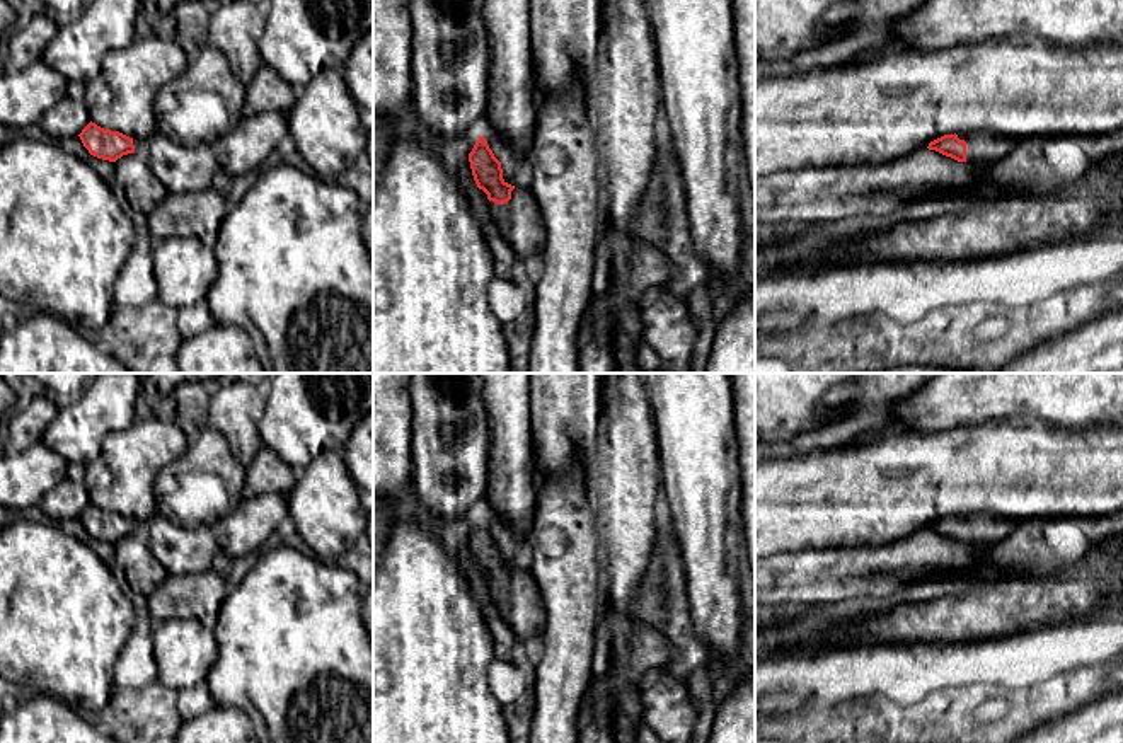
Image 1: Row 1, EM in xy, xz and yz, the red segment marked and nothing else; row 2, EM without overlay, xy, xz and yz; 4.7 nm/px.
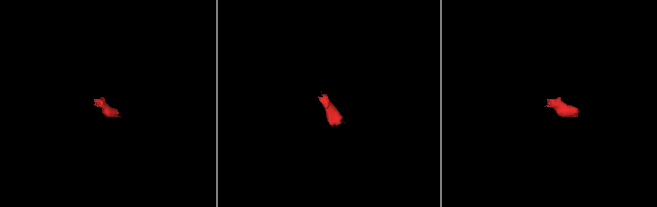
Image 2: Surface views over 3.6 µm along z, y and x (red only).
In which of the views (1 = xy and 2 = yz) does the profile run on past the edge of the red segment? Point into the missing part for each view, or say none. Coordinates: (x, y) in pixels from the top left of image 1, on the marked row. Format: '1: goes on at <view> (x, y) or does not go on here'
1: goes on at xy (138, 147)
2: goes on at yz (982, 147)

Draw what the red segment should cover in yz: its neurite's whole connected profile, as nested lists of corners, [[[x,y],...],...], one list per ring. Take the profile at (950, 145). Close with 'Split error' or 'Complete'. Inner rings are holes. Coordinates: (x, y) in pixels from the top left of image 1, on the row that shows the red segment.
[[[965,131],[944,135],[930,141],[927,148],[958,162],[988,164],[1004,158],[1016,141],[1017,138],[997,131]]]. Split error

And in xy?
[[[92,121],[78,136],[89,153],[102,160],[116,162],[128,153],[145,155],[145,143],[140,143],[119,131],[104,130]]]. Split error

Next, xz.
[[[484,136],[469,153],[474,181],[491,201],[491,216],[518,261],[538,266],[545,247],[545,225],[528,184],[511,186],[503,179],[501,162]]]. Split error

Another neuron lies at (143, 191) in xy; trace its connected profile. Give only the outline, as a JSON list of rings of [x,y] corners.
[[[128,153],[114,162],[116,179],[138,213],[150,215],[167,196],[167,187],[150,170],[143,153]]]

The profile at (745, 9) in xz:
[[[734,0],[734,49],[741,84],[741,140],[748,210],[755,223],[755,0]]]

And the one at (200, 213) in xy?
[[[213,187],[169,194],[148,215],[148,230],[155,242],[179,235],[198,237],[206,245],[213,245],[230,208],[227,196]]]

